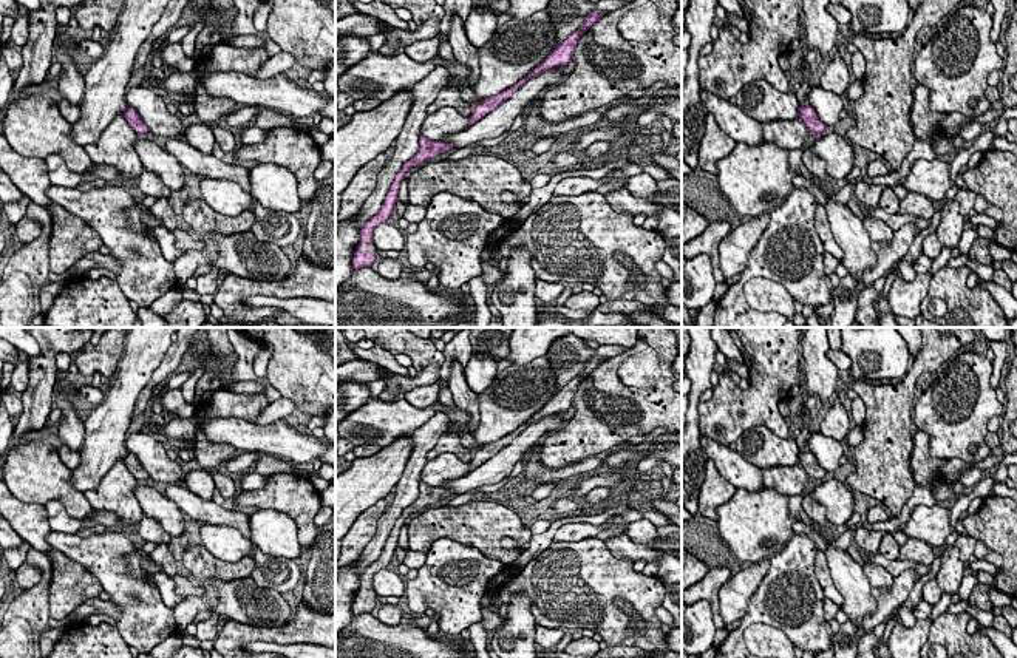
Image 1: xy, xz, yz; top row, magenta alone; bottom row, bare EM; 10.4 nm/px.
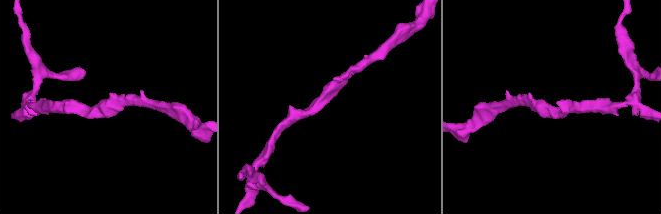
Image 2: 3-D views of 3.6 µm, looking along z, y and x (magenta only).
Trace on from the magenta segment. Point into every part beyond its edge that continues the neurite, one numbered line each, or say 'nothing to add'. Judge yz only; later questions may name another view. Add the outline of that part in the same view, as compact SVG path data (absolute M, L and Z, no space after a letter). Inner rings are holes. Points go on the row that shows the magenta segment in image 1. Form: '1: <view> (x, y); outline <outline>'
nothing to add

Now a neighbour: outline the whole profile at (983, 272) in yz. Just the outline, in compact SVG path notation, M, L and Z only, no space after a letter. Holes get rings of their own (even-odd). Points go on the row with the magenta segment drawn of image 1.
M969 253L951 258L949 263L947 263L947 266L952 267L952 269L966 266L972 272L975 272L980 280L983 280L983 281L992 281L994 269L988 267L988 266L983 266L983 264L978 264Z

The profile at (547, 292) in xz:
M535 280L535 297L539 298L544 304L553 304L564 292L564 287L566 286L560 283Z

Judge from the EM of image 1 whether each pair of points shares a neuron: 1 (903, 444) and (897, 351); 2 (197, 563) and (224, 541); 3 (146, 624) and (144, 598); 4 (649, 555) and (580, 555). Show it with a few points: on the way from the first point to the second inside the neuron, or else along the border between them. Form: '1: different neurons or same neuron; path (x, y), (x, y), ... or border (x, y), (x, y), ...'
1: different neurons; border (909, 371), (901, 380)
2: different neurons; border (203, 546), (226, 561), (240, 561), (244, 556)
3: same neuron; path (144, 618), (144, 604)
4: different neurons; border (612, 555), (632, 563)

